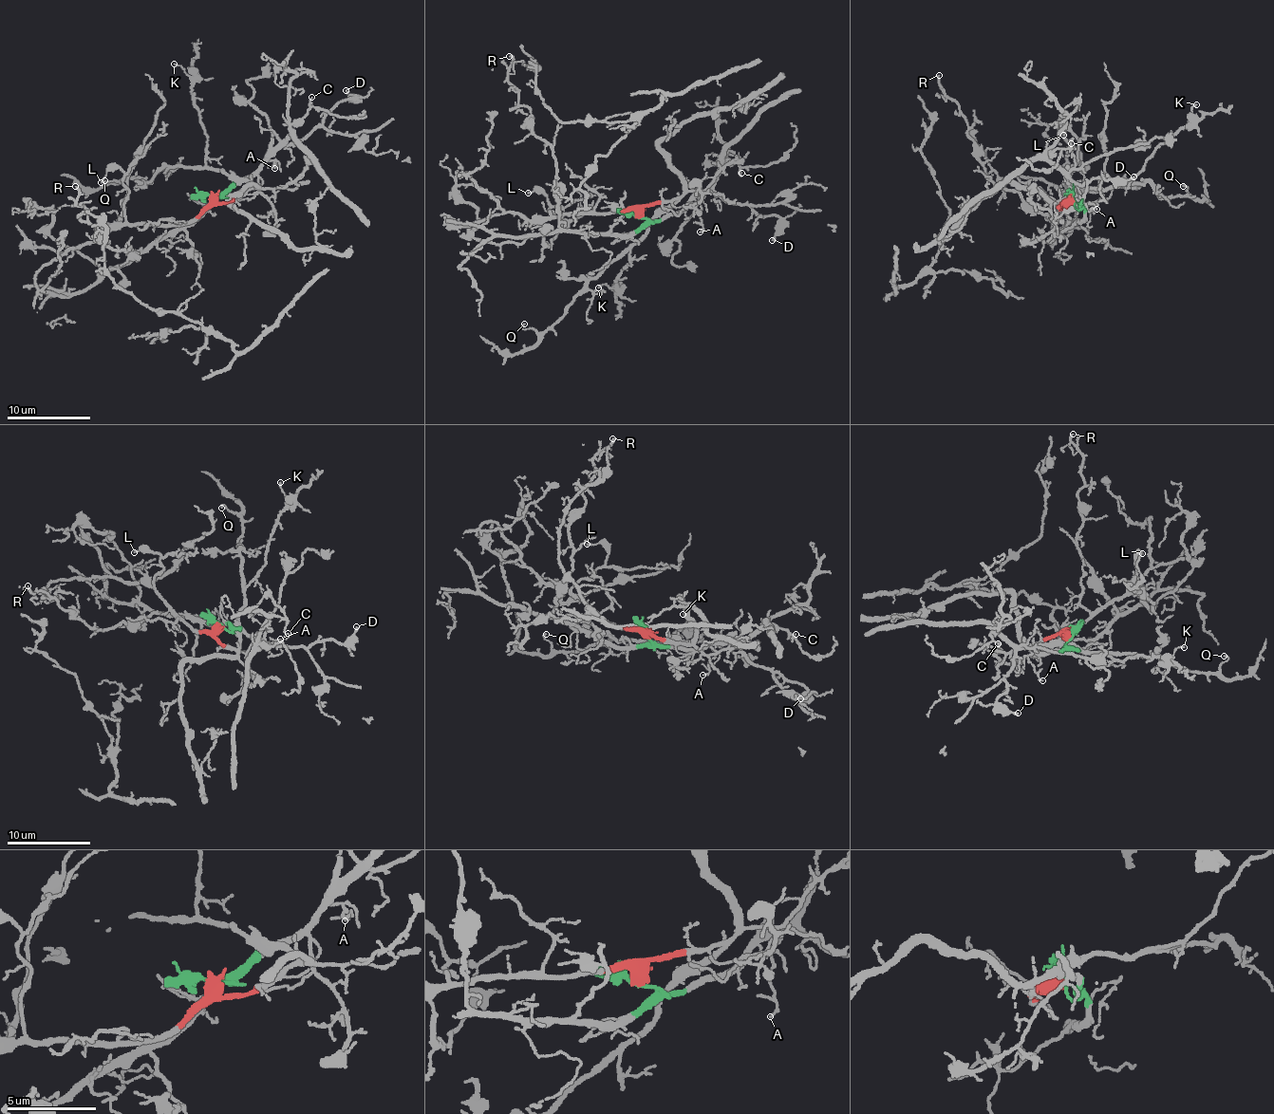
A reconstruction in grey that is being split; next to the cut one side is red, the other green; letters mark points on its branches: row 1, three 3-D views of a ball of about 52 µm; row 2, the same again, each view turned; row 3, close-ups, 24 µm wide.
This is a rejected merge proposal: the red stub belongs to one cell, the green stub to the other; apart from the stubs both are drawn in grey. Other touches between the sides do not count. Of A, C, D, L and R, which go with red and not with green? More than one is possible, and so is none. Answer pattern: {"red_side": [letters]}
{"red_side": ["L"]}

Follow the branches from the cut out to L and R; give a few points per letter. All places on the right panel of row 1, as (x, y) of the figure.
L: (1073, 201), (1062, 204), (1061, 212), (1070, 167), (1078, 149), (1078, 139), (1068, 126), (1062, 135)
R: (1073, 200), (1083, 219), (1065, 223), (989, 177), (939, 74)

